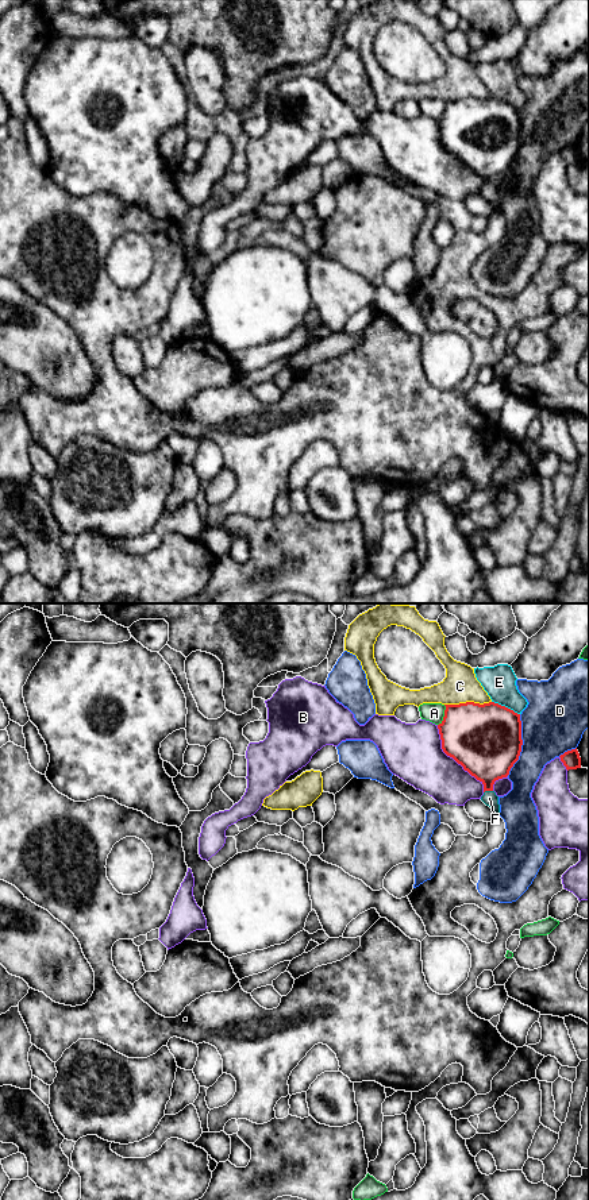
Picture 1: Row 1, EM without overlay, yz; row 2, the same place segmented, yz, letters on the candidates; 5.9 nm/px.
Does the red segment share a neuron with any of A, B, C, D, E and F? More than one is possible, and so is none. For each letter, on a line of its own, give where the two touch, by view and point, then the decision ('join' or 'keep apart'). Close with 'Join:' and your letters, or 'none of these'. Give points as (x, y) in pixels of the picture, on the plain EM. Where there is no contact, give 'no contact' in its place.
A: yz (445, 111) | keep apart
B: yz (454, 154) | keep apart
C: yz (468, 97) | keep apart
D: yz (522, 139) | keep apart
E: yz (504, 101) | keep apart
F: yz (488, 185) | join
Join: F

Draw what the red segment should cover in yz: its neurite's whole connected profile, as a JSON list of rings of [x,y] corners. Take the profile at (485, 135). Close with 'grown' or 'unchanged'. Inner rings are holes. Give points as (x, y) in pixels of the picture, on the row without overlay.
[[[494,97],[444,101],[443,116],[438,120],[442,144],[484,180],[481,196],[498,211],[498,192],[493,186],[493,180],[496,175],[507,173],[519,155],[523,140],[520,109]]] | grown

